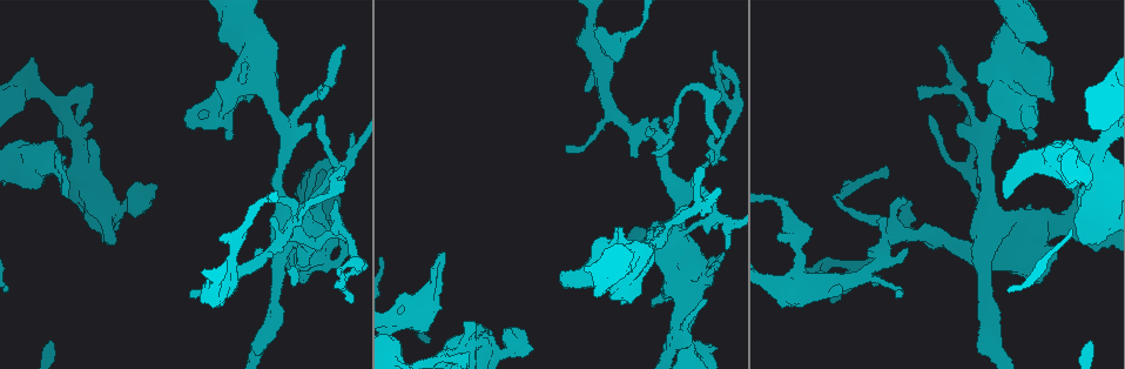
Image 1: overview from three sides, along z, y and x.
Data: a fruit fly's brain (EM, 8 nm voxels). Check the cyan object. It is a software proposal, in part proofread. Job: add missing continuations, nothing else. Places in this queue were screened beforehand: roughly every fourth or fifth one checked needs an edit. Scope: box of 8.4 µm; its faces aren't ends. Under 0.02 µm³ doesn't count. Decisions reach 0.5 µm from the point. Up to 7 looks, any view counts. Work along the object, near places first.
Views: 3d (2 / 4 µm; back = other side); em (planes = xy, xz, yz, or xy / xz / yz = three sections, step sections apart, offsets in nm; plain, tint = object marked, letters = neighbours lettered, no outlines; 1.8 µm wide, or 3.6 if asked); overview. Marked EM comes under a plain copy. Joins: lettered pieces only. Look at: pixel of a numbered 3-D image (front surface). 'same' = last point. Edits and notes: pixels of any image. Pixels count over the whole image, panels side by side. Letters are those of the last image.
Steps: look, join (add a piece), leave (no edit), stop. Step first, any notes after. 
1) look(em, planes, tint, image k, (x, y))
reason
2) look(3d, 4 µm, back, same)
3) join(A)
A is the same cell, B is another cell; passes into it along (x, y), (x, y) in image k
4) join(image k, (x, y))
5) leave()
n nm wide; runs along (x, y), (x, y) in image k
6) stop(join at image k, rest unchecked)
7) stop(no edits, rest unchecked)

look(em, planes, letters, image 1, (679, 199))
thick turns thin

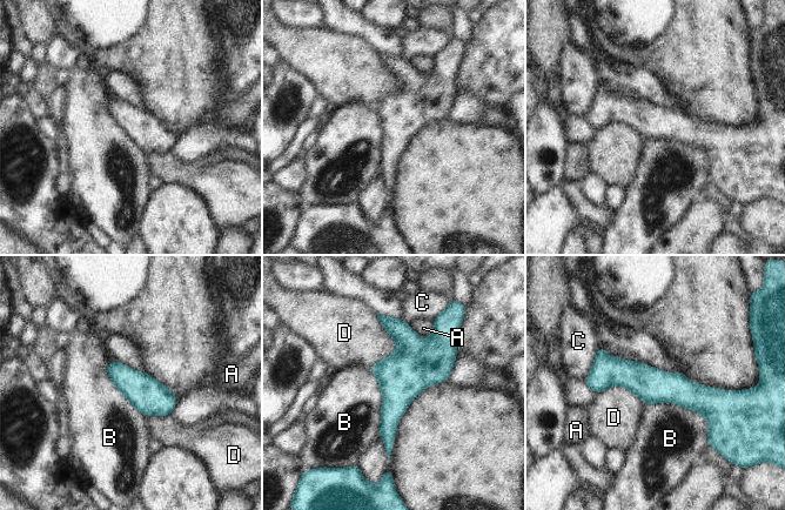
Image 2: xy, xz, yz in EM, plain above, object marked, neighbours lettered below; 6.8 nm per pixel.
leave()
A, B, C and D are other cells; border along (645, 403), (700, 413), (709, 445) in image 2; none of them fits

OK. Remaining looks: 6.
look(em, xy, step 8, letters, image 1, (1094, 249))
free end

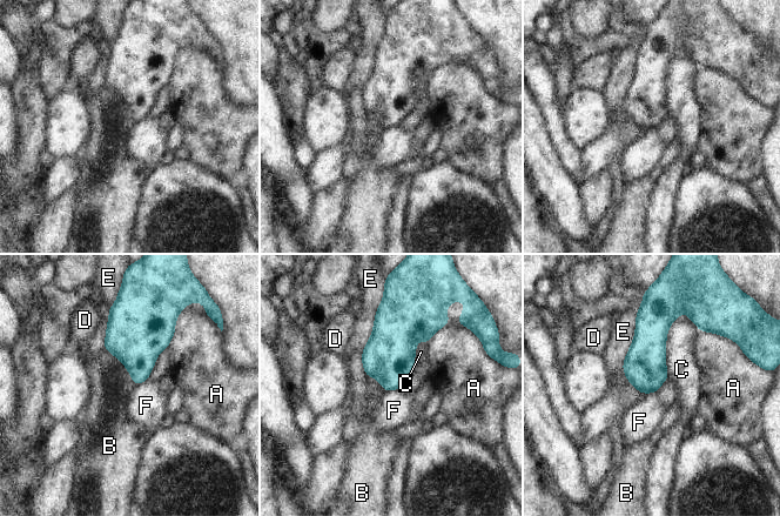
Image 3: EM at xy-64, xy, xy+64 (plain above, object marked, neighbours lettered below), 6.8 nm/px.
look(em, planes, letters, same)

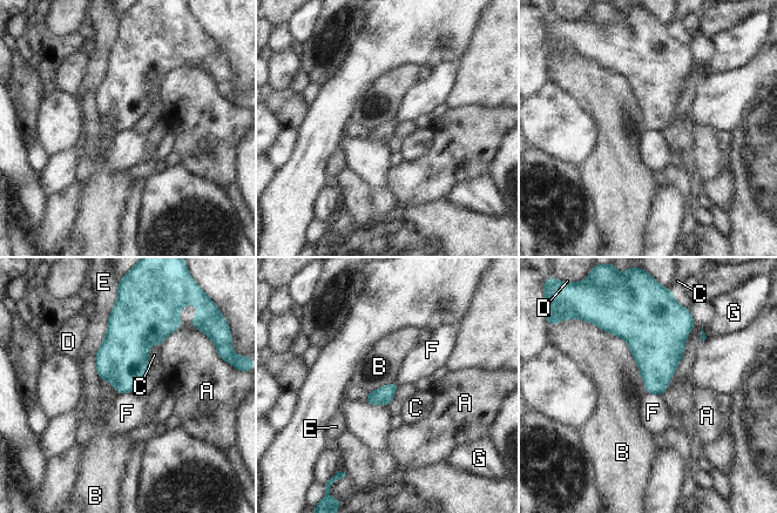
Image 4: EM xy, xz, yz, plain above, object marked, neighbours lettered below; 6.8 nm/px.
leave()
A, B, C, D, E, F and G are other cells; no lettered piece goes on from it

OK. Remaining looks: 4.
look(3d, 4 µm, image 1, (1007, 197))
free end

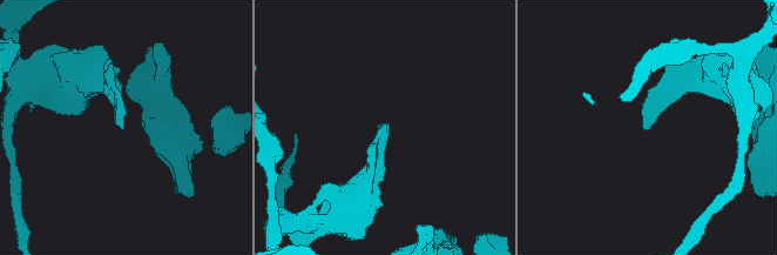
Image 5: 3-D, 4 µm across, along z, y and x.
look(em, 3.6 µm, planes, letters, image 5, (387, 123))

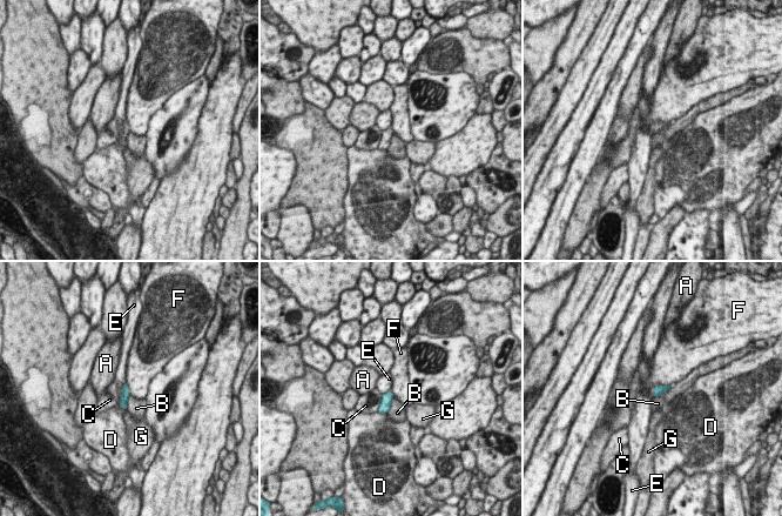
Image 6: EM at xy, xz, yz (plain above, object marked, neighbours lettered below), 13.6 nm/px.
leave()
A, B, C, D, E, F and G are other cells; border along (673, 384), (658, 384), (652, 395) in image 6; none of them fits

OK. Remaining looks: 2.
stop(no edits, rest unchecked)

